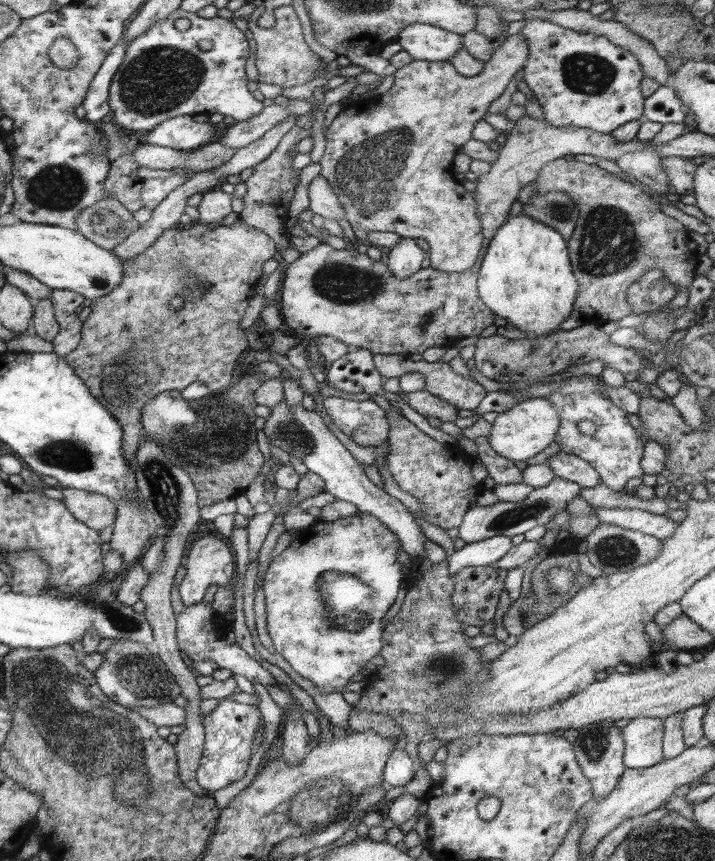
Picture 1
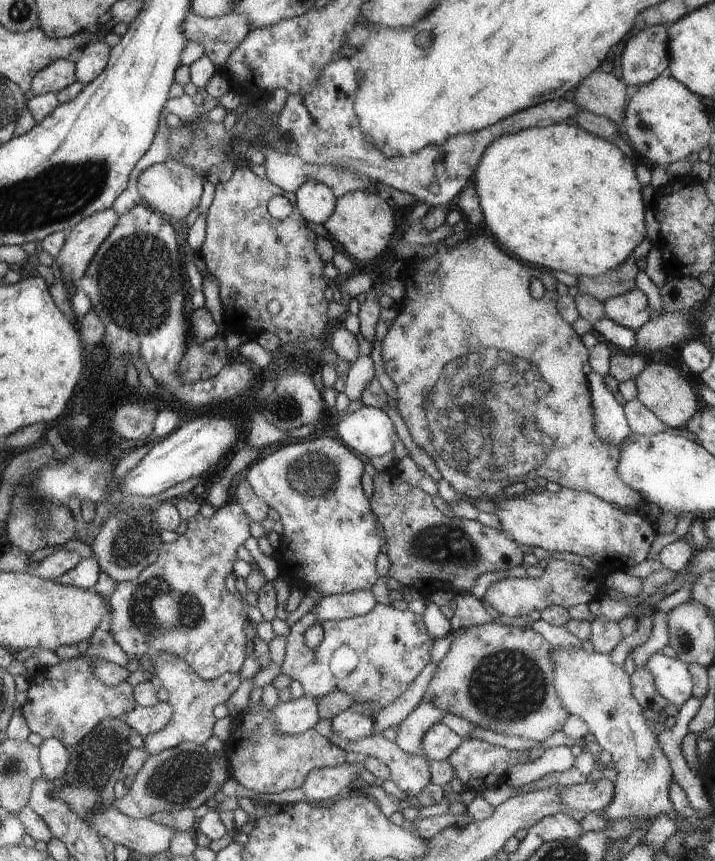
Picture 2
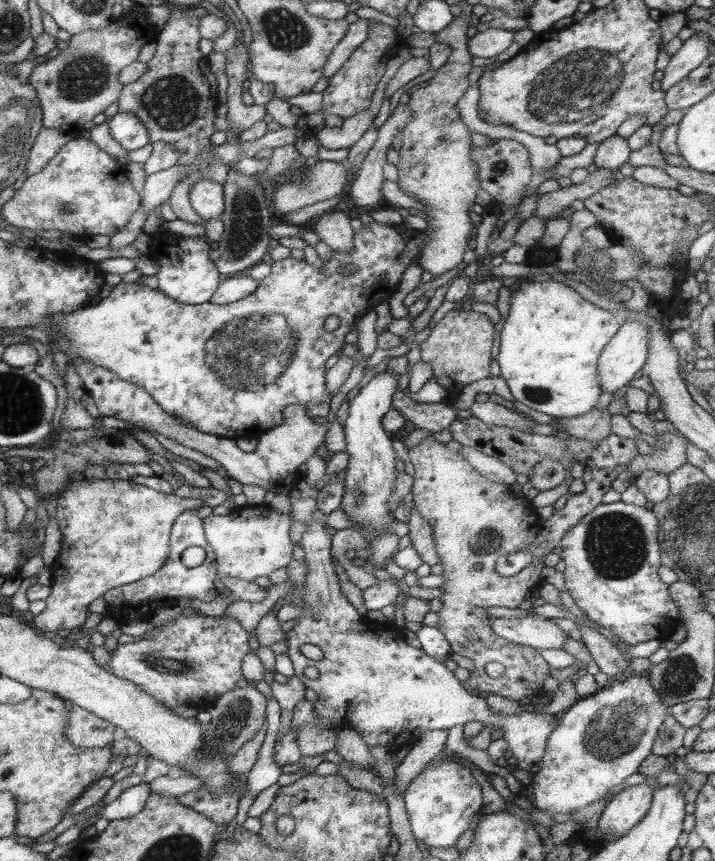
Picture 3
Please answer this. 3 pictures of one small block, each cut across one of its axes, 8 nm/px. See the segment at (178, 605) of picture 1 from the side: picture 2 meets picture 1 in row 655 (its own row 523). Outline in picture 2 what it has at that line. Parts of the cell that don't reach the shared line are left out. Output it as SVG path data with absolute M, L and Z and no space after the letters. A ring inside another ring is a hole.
M225 504L223 508L215 510L211 518L203 518L201 514L197 514L187 520L187 528L175 542L161 542L155 560L147 568L143 568L137 578L117 582L113 594L109 596L111 616L107 618L105 626L111 628L111 638L115 638L119 650L127 658L141 660L143 668L147 668L145 658L165 650L185 660L187 666L201 680L215 680L225 672L239 674L239 668L245 660L245 624L249 618L245 616L241 602L237 602L237 598L233 598L225 590L223 580L231 572L231 566L235 562L235 550L249 536L247 518L249 516L239 504Z

